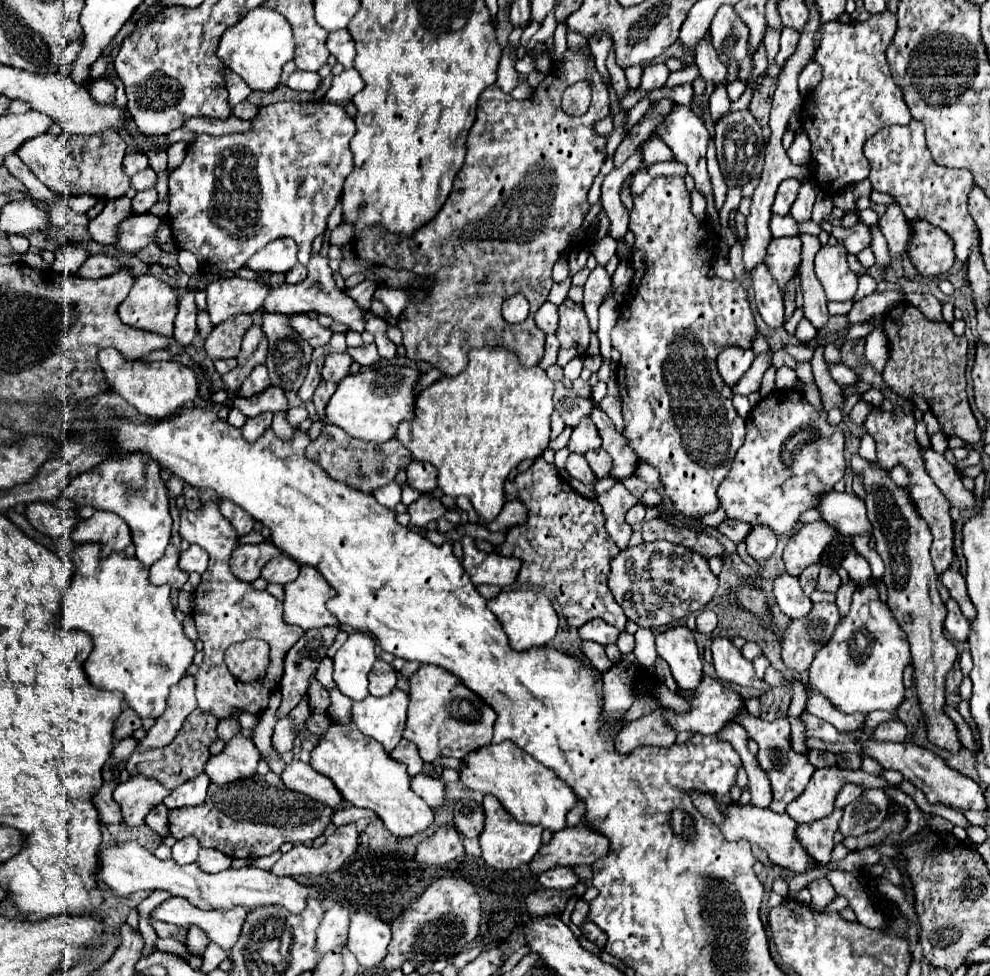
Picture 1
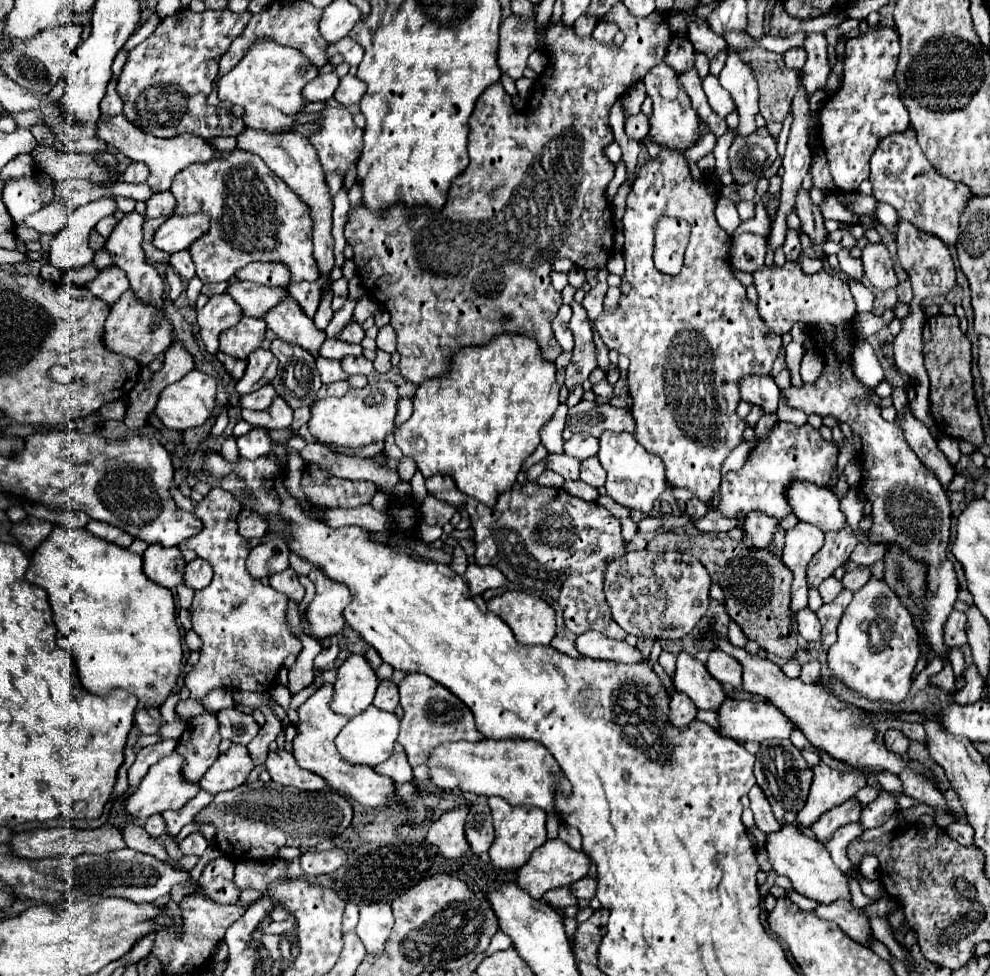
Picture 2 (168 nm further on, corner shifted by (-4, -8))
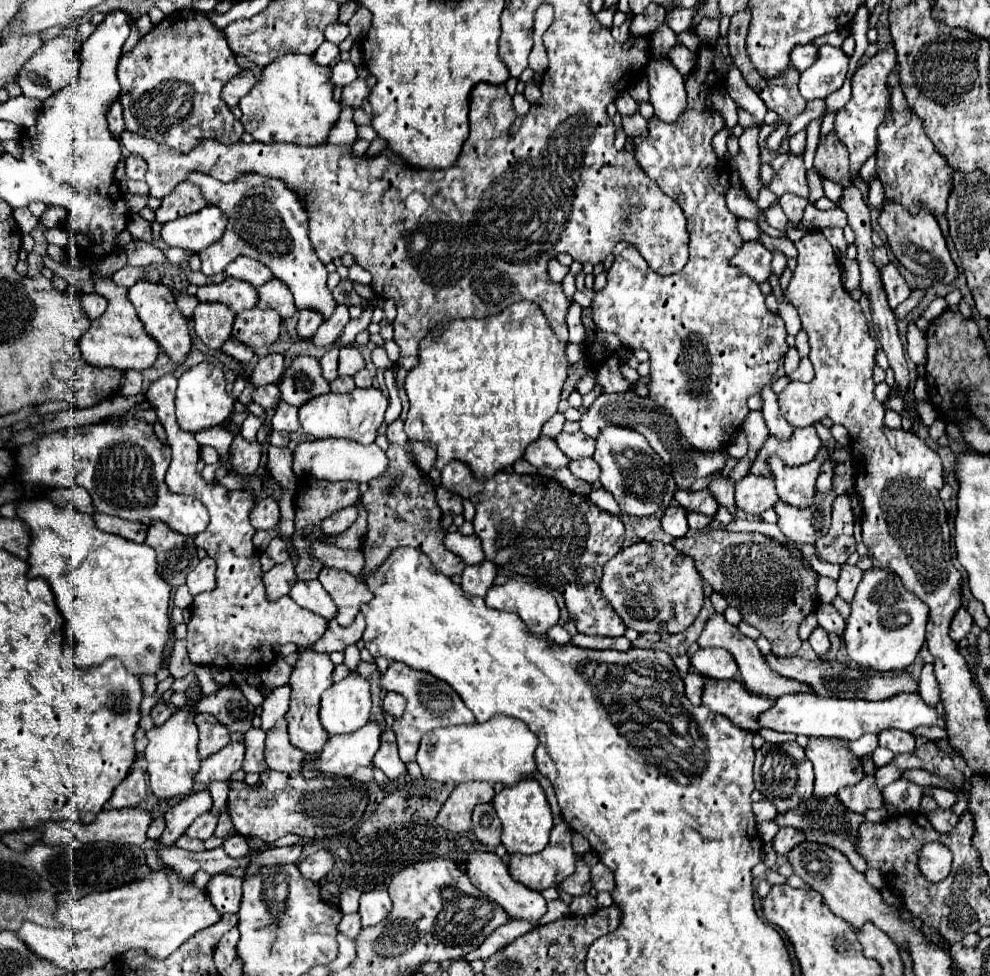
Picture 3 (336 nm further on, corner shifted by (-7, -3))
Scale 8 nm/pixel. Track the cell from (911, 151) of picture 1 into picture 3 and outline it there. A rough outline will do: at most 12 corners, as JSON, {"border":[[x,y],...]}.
{"border":[[889,75],[877,129],[885,197],[945,213],[951,167]]}

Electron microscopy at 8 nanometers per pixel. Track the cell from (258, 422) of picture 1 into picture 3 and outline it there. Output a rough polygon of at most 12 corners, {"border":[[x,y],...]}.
{"border":[[235,435],[229,461],[235,473],[255,475],[261,445]]}

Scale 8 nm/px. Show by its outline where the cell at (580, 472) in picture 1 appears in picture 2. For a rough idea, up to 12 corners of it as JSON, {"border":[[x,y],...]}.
{"border":[[548,454],[548,468],[566,480],[578,480],[580,460]]}

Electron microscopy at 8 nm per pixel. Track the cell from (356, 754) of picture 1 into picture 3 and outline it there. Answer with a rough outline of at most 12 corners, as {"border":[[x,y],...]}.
{"border":[[297,649],[289,737],[307,755],[325,745],[319,697],[333,685],[327,653]]}

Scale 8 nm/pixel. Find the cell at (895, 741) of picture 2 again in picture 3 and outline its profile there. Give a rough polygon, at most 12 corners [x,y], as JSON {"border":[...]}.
{"border":[[881,731],[879,747],[913,753],[915,737],[905,731]]}

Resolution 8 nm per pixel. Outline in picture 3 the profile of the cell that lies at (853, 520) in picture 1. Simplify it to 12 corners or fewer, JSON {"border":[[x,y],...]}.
{"border":[[825,447],[811,463],[789,467],[769,455],[779,499],[809,507]]}

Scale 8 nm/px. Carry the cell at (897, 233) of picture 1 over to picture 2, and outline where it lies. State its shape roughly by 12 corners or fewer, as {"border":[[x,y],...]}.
{"border":[[888,204],[876,206],[876,218],[888,230],[896,230],[898,212]]}

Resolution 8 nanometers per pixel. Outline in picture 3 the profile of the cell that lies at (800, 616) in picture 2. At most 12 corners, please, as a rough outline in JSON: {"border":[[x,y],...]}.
{"border":[[821,627],[811,633],[809,643],[817,659],[827,659],[831,649],[827,631]]}

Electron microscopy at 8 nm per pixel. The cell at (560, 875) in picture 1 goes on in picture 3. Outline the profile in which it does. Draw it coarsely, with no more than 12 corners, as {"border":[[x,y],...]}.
{"border":[[603,863],[591,867],[593,887],[601,891],[613,891],[613,871]]}

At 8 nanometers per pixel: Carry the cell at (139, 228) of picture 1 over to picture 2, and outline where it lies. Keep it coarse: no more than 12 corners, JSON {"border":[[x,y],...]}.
{"border":[[206,214],[170,216],[152,244],[164,252],[186,250],[208,232]]}

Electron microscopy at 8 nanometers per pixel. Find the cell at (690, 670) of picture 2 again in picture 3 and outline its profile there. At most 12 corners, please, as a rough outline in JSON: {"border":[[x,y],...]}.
{"border":[[707,679],[703,705],[737,727],[759,731],[773,707],[739,681]]}

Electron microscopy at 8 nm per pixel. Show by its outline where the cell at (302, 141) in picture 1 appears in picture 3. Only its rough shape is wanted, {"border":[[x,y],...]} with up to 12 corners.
{"border":[[189,175],[229,219],[205,275],[239,255],[327,321],[337,301],[303,203],[277,179]]}

